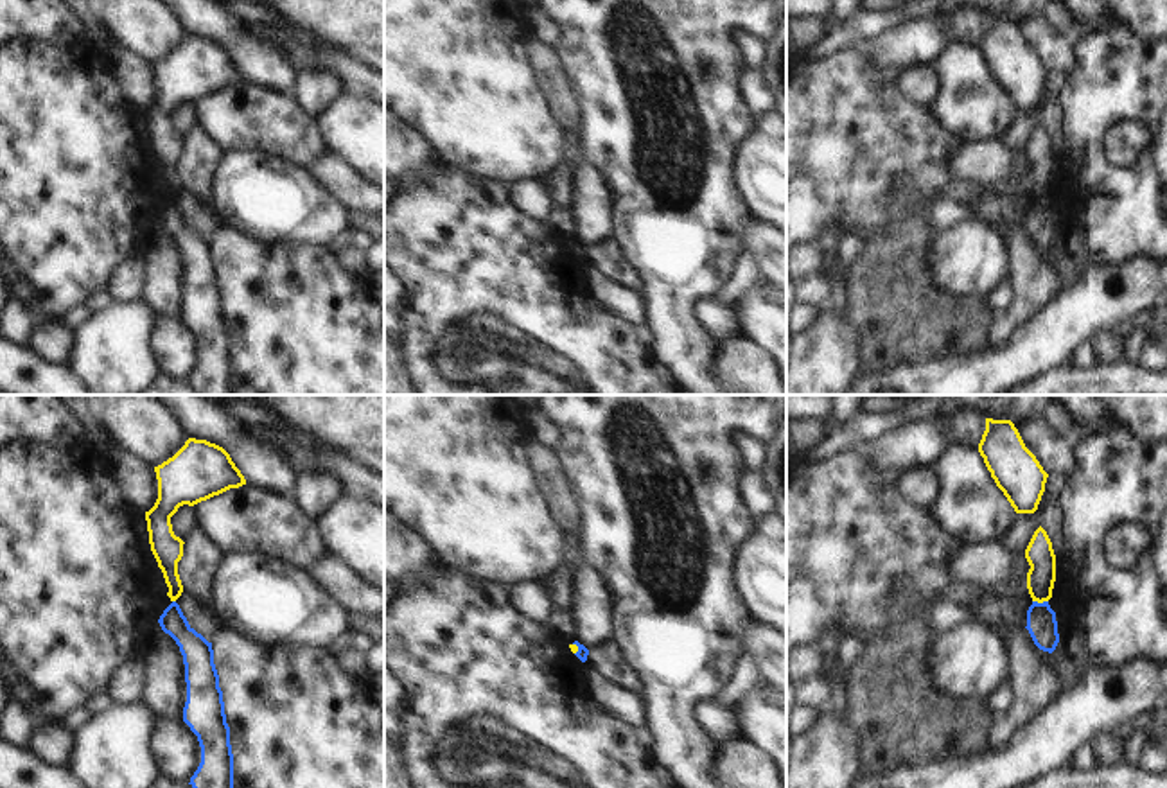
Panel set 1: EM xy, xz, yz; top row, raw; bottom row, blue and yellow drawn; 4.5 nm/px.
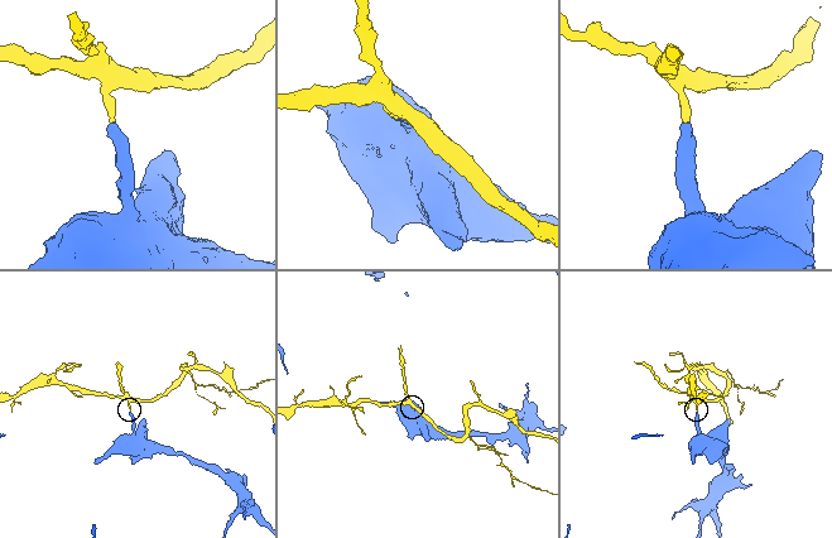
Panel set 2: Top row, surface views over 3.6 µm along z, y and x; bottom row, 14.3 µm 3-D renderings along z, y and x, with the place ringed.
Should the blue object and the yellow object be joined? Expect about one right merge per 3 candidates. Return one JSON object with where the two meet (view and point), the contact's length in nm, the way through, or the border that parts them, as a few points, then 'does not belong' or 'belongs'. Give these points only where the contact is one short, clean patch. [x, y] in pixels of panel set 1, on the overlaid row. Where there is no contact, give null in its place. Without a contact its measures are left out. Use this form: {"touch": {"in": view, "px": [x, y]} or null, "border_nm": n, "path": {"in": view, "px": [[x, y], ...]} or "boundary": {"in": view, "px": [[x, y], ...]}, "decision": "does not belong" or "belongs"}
{"touch": {"in": "yz", "px": [1040, 604]}, "border_nm": 70, "boundary": {"in": "yz", "px": [[1033, 600], [1047, 602]]}, "decision": "does not belong"}

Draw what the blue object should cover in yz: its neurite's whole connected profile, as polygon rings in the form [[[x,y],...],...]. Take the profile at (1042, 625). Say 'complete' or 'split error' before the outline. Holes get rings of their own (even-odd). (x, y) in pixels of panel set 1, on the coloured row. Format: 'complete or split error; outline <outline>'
complete; outline [[[1032,601],[1032,605],[1027,610],[1027,626],[1025,626],[1034,641],[1034,644],[1052,653],[1059,643],[1057,634],[1057,621],[1056,612],[1050,609],[1049,601],[1038,603]]]

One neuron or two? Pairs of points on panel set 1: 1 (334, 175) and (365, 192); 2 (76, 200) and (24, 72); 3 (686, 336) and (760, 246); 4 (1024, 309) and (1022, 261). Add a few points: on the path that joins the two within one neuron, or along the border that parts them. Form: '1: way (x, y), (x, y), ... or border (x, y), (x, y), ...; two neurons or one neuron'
1: way (342, 178), (358, 191); one neuron
2: way (70, 167), (70, 151), (60, 117), (47, 105); one neuron
3: border (753, 214), (745, 225), (744, 250); two neurons
4: way (1024, 297), (1024, 273); one neuron

